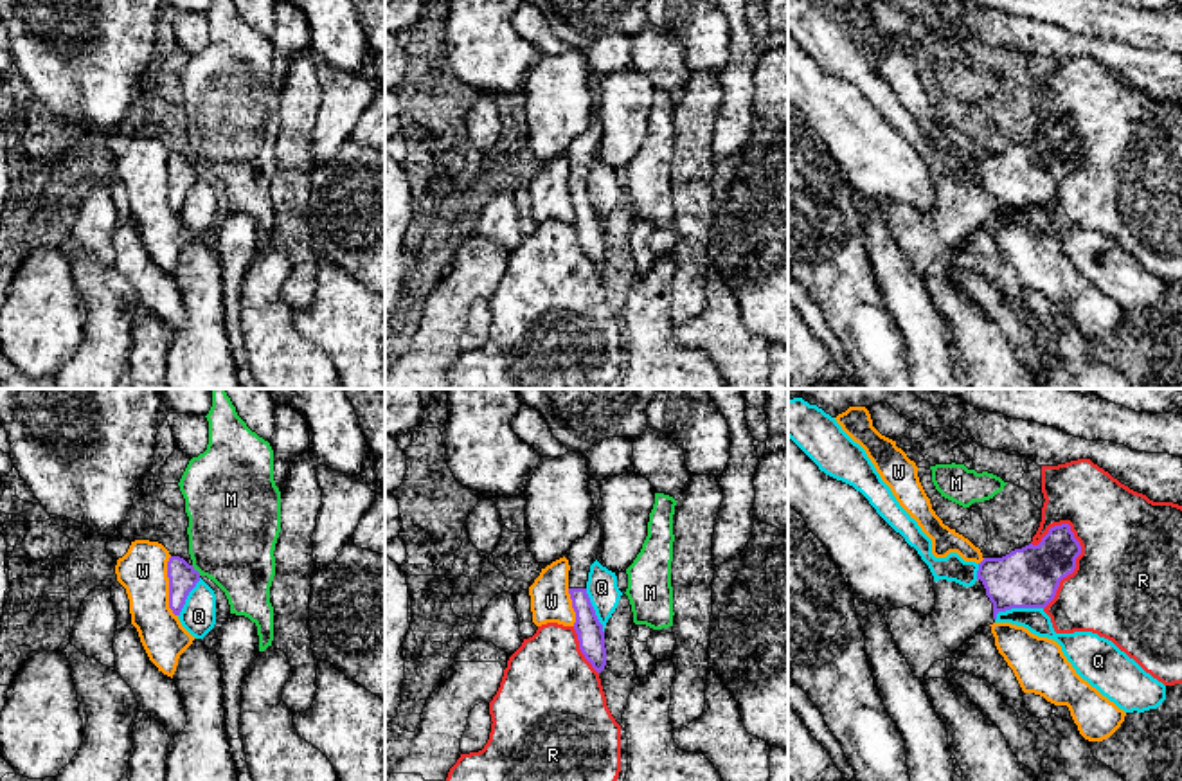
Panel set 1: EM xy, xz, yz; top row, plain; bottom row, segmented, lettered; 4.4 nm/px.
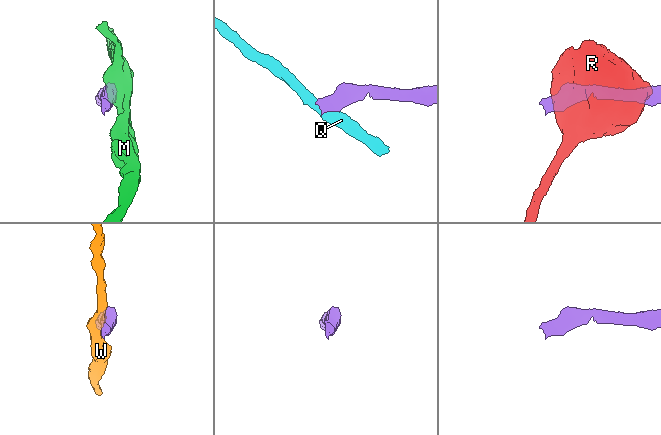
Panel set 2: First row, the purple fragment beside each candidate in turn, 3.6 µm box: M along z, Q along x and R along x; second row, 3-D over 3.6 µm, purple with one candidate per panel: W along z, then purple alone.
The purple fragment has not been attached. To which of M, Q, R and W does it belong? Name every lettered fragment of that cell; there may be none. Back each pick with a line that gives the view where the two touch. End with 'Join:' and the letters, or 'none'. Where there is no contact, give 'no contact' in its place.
Join: none

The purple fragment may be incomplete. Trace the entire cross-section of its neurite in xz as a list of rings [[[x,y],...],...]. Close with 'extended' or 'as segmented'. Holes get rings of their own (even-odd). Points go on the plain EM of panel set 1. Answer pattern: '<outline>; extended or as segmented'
[[[594,110],[588,130],[576,137],[567,148],[569,157],[569,191],[576,209],[574,227],[579,247],[592,265],[601,270],[606,263],[604,229],[587,191],[590,162],[597,157],[601,142],[601,121]]]; extended

